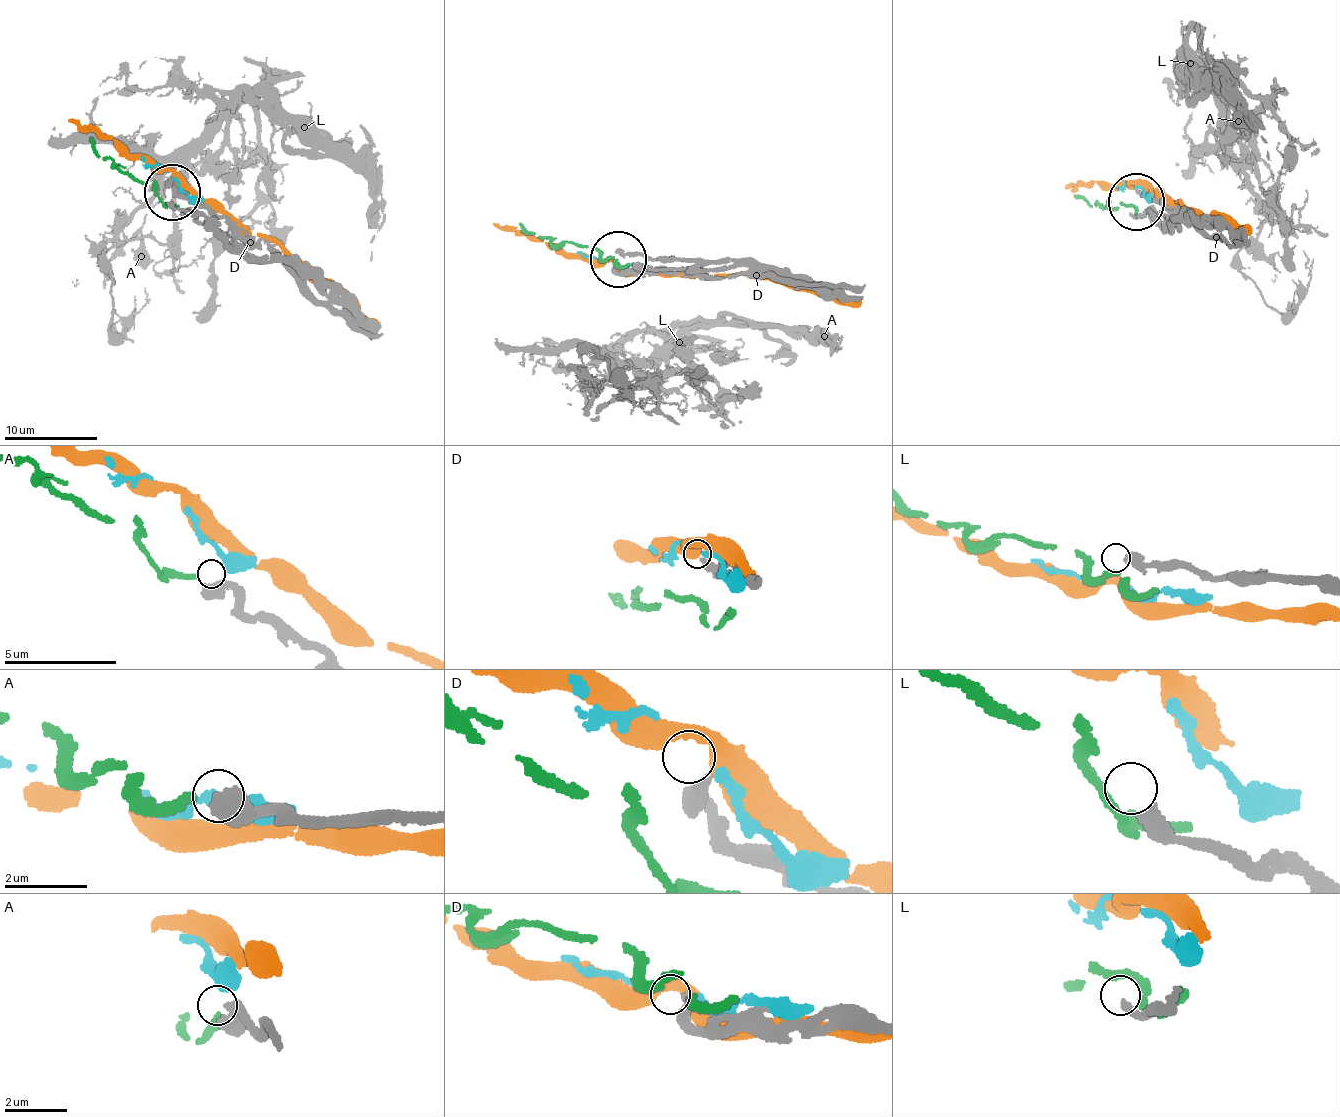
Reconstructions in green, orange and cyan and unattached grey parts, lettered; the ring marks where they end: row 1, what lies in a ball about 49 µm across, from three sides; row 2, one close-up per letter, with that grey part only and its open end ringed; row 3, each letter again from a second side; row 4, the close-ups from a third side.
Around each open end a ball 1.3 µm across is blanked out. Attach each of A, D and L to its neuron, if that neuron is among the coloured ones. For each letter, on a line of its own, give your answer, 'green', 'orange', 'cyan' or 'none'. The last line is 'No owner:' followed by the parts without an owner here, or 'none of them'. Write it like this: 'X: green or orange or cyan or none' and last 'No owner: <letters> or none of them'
A: green
D: none
L: none
No owner: D, L

